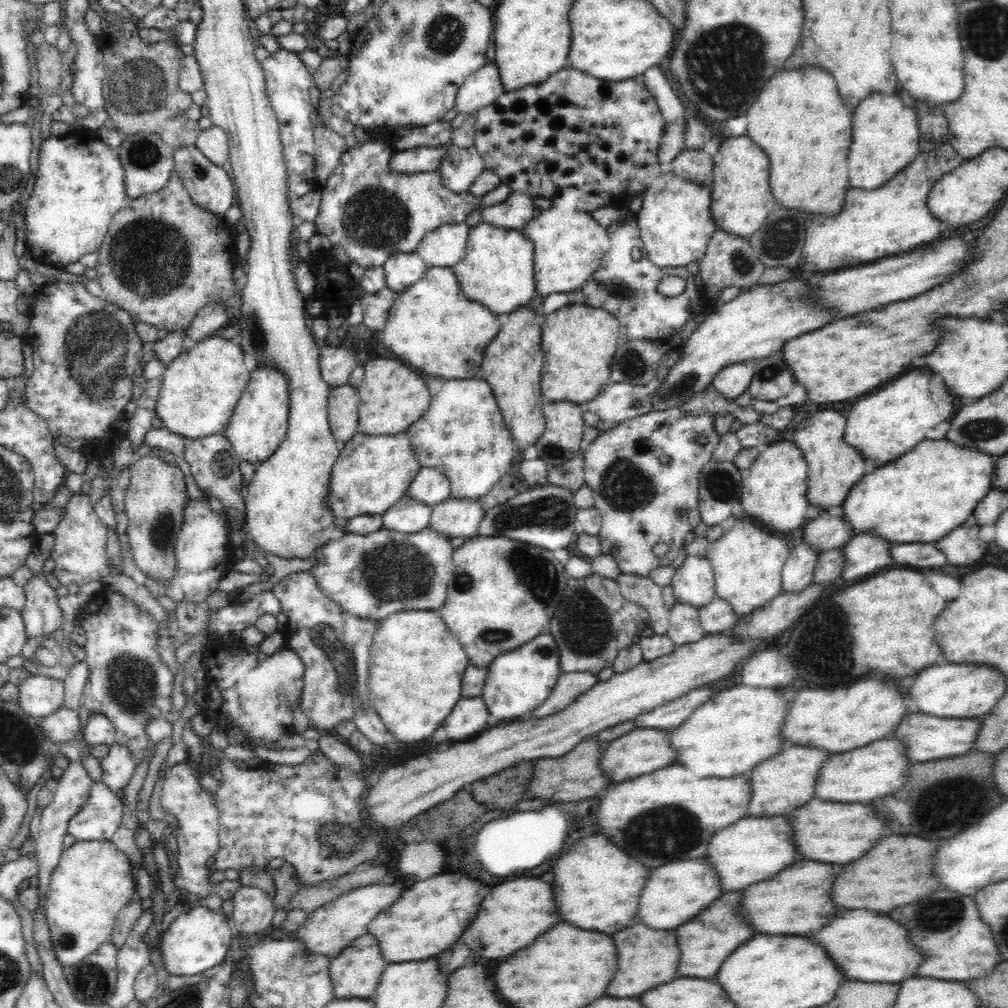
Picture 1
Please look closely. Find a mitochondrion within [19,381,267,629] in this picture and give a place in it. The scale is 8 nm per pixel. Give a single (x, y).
(163, 528)

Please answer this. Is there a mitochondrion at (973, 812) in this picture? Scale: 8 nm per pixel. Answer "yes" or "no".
no

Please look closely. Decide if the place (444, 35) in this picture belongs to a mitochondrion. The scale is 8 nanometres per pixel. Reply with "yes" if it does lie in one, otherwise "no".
yes

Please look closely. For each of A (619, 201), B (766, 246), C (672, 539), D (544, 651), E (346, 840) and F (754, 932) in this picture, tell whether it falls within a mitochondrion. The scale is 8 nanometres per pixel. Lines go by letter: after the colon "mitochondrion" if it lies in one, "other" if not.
A: other
B: mitochondrion
C: other
D: mitochondrion
E: mitochondrion
F: other

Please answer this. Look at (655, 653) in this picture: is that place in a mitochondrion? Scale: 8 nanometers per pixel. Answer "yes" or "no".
no

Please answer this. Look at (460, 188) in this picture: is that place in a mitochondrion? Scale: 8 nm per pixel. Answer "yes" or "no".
no

